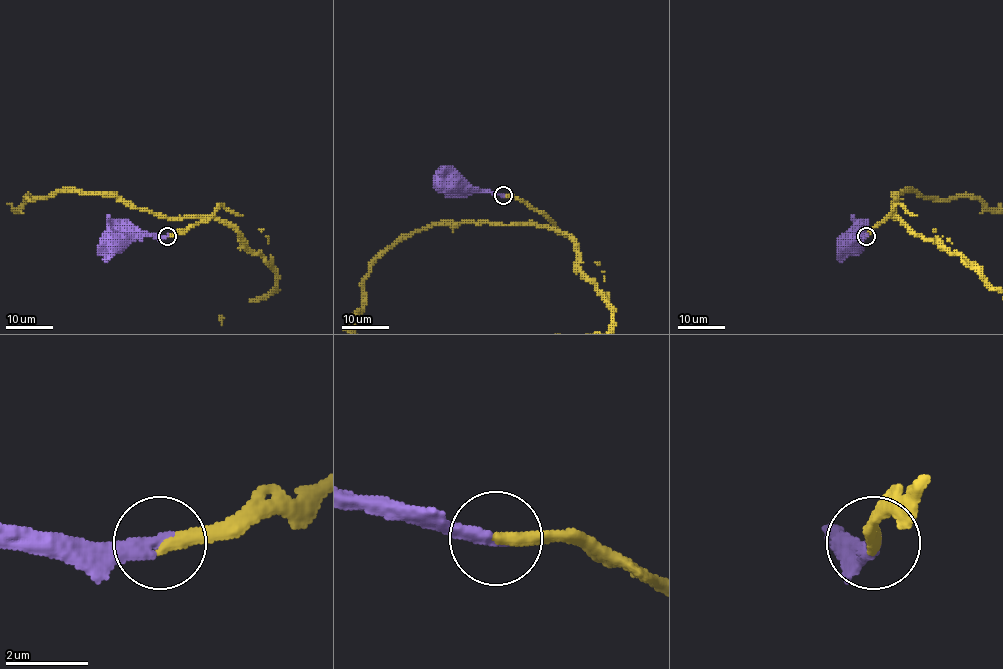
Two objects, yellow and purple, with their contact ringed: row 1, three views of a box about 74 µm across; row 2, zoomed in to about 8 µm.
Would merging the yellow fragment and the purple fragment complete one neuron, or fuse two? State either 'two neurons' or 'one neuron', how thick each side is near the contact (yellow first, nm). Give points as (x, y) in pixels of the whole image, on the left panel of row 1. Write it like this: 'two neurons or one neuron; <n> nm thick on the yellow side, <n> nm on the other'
one neuron; 320 nm thick on the yellow side, 400 nm on the other

